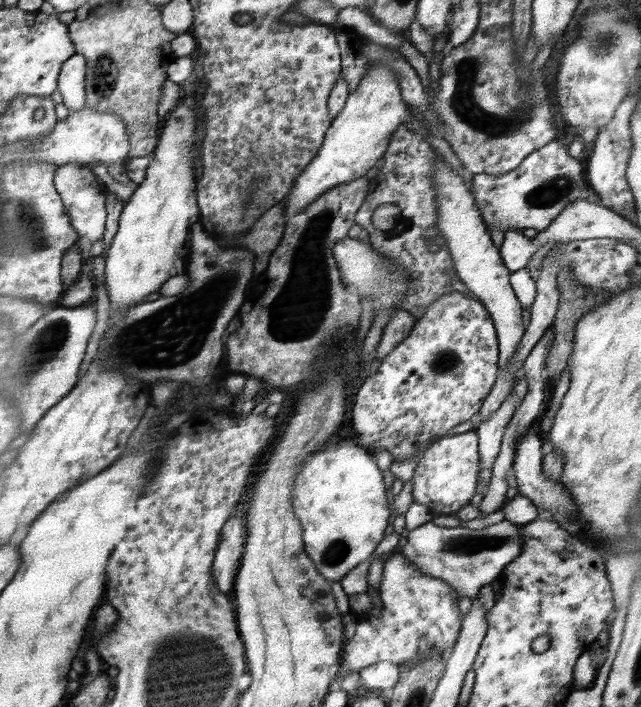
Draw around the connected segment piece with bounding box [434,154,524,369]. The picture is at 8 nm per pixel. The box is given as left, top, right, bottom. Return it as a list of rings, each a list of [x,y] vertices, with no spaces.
[[[438,154],[439,161],[435,162],[435,190],[438,190],[438,196],[436,196],[436,206],[438,206],[438,229],[443,235],[443,239],[446,241],[447,247],[451,253],[451,259],[454,262],[455,270],[458,273],[460,280],[480,299],[480,302],[486,307],[491,319],[493,320],[497,338],[500,342],[500,369],[508,364],[508,361],[514,357],[514,353],[518,350],[516,344],[520,343],[522,335],[524,334],[524,326],[522,326],[522,306],[518,296],[515,294],[515,289],[510,286],[511,282],[508,282],[508,278],[511,278],[508,268],[504,268],[505,264],[502,264],[500,254],[498,254],[498,248],[492,244],[490,240],[490,234],[486,232],[486,227],[482,224],[480,213],[474,206],[474,196],[470,194],[468,186],[464,184],[462,177],[452,169],[452,166],[446,163],[442,156]]]

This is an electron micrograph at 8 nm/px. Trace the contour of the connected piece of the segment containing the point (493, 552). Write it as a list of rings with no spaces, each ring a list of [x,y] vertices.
[[[504,519],[490,527],[472,530],[460,526],[440,527],[430,520],[411,530],[406,545],[397,551],[406,555],[423,574],[443,579],[455,587],[459,595],[472,599],[479,594],[481,587],[496,580],[506,566],[522,553],[523,526]]]

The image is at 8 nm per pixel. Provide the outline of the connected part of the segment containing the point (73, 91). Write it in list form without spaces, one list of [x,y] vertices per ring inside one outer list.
[[[74,53],[64,61],[60,73],[59,91],[64,106],[71,111],[83,109],[87,104],[86,93],[87,58]]]

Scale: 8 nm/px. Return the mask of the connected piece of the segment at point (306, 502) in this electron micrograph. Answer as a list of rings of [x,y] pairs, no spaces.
[[[350,442],[329,443],[307,458],[295,479],[291,503],[303,527],[306,553],[330,581],[340,581],[376,550],[390,520],[382,472],[368,452]]]

